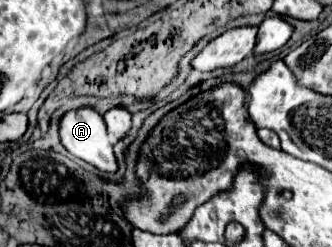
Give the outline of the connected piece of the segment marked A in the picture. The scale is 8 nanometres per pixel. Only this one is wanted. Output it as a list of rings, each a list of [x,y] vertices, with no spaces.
[[[81,107],[65,113],[59,119],[59,137],[71,155],[95,165],[101,171],[117,169],[107,125],[103,115],[95,109]]]

